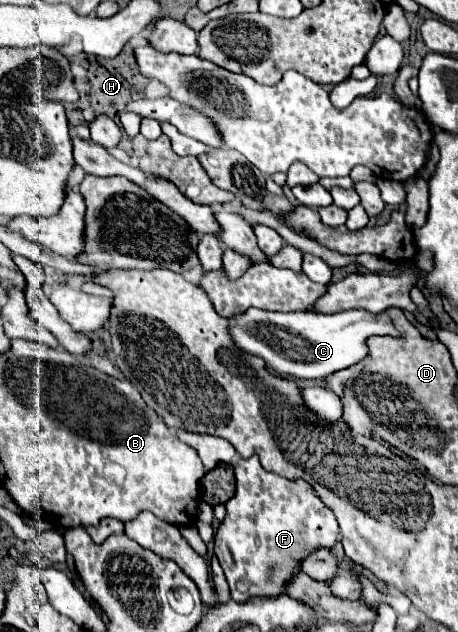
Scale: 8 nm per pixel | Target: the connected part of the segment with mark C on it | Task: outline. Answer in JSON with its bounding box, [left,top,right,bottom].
[231,308,401,380]

